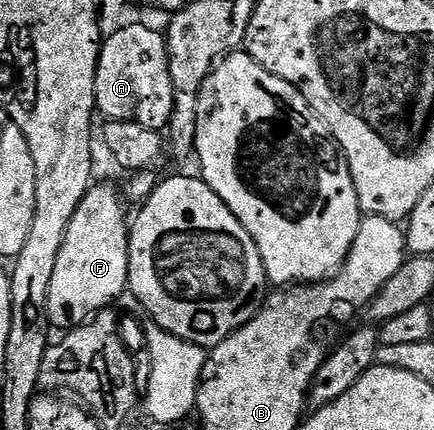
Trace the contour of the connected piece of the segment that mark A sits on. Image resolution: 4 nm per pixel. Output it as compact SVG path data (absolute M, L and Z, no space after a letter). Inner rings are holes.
M133 25L103 40L96 70L96 110L105 120L137 123L163 132L172 119L174 85L170 77L168 40L163 34Z

